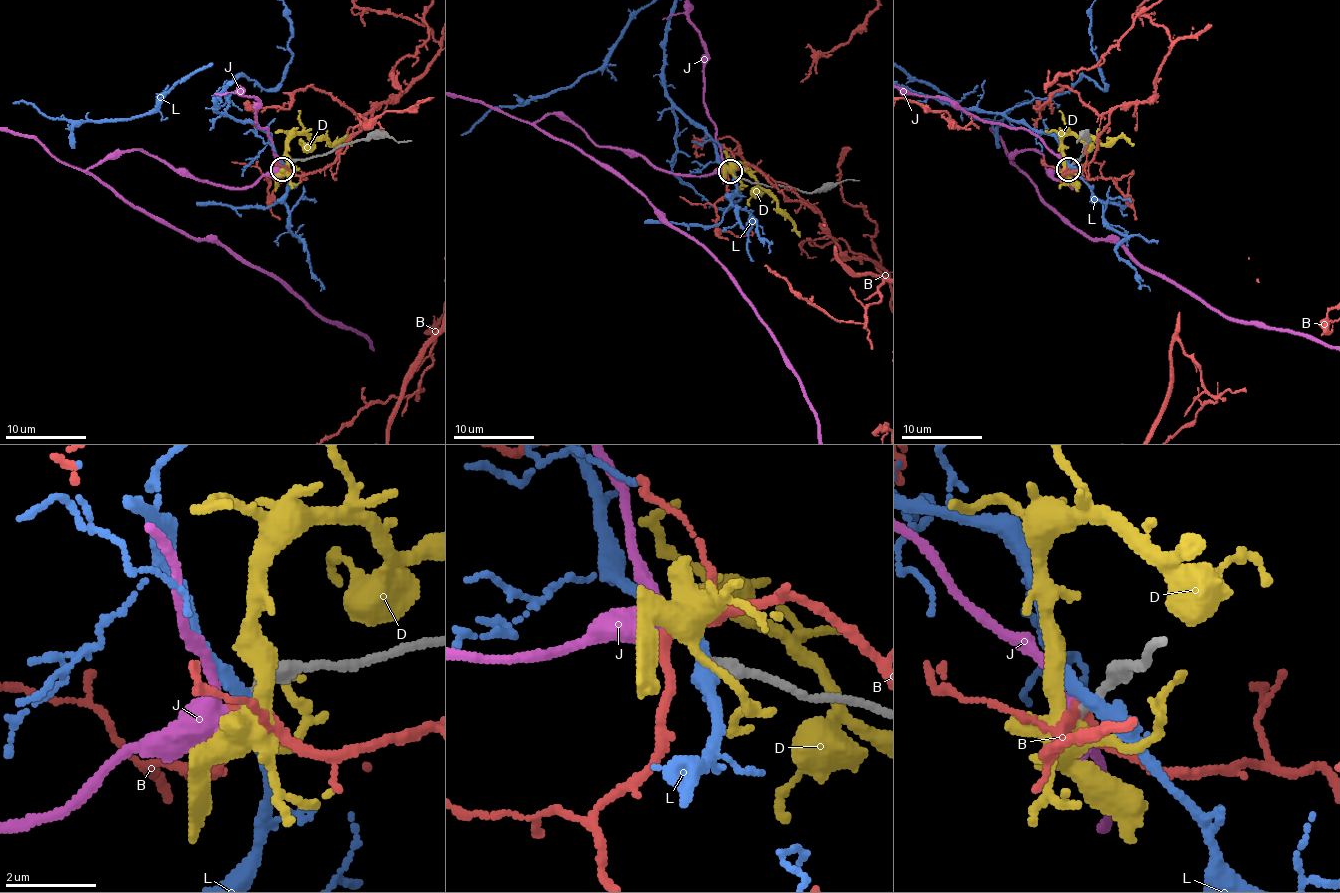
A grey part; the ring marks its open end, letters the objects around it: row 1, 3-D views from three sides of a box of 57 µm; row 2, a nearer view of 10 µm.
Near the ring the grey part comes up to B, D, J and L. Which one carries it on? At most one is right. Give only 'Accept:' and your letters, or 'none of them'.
Accept: J

